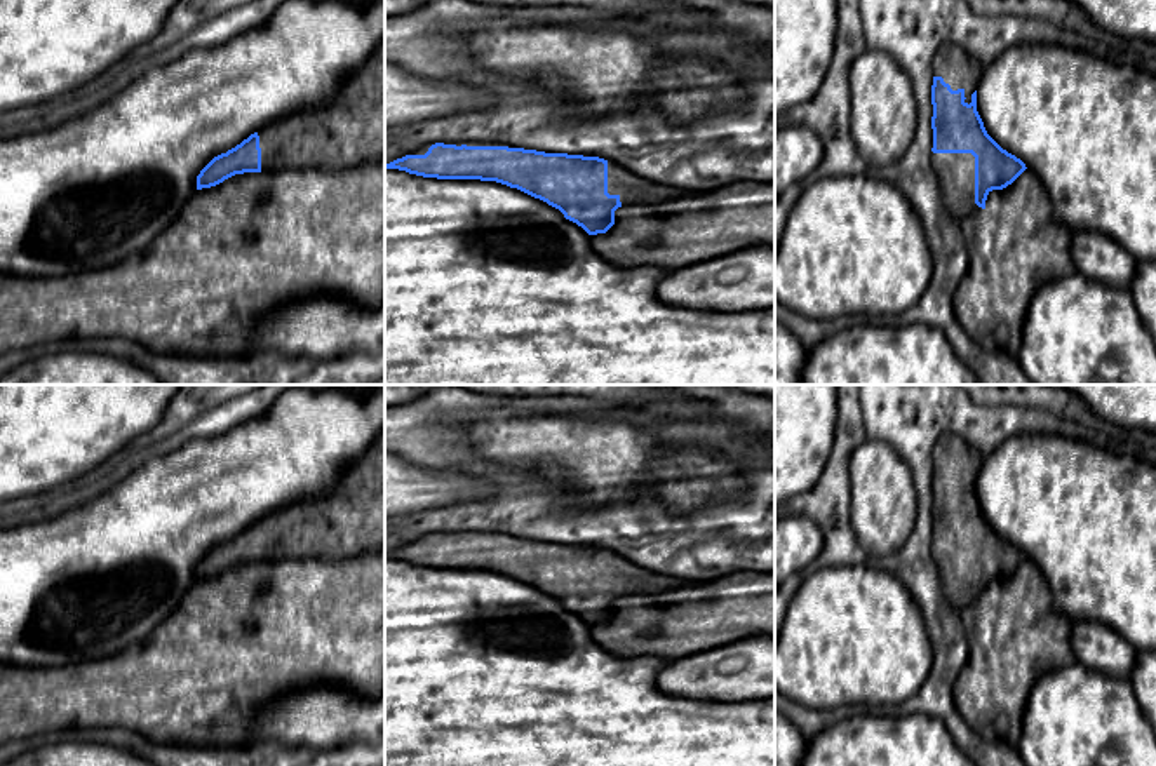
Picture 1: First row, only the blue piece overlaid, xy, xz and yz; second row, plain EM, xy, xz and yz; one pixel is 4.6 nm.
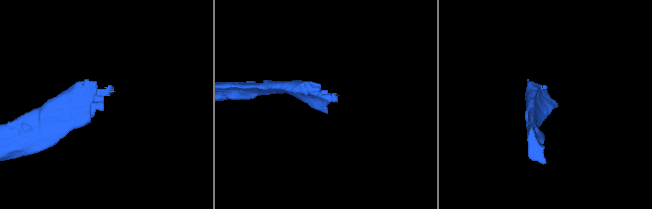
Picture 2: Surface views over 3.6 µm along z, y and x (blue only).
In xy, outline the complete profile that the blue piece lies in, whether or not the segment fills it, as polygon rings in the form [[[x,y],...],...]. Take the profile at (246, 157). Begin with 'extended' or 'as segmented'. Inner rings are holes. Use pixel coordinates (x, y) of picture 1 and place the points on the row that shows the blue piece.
extended; [[[385,42],[336,89],[324,106],[294,111],[214,157],[197,190],[261,171],[345,171],[385,157]]]

